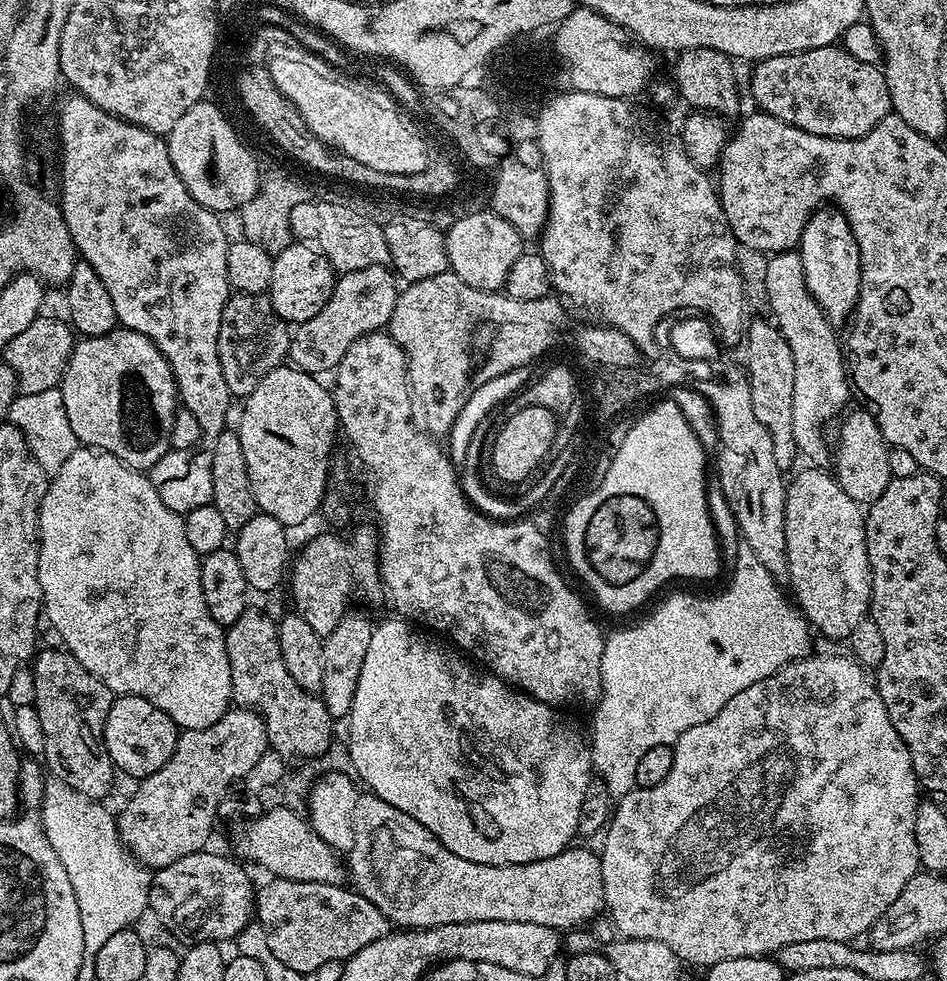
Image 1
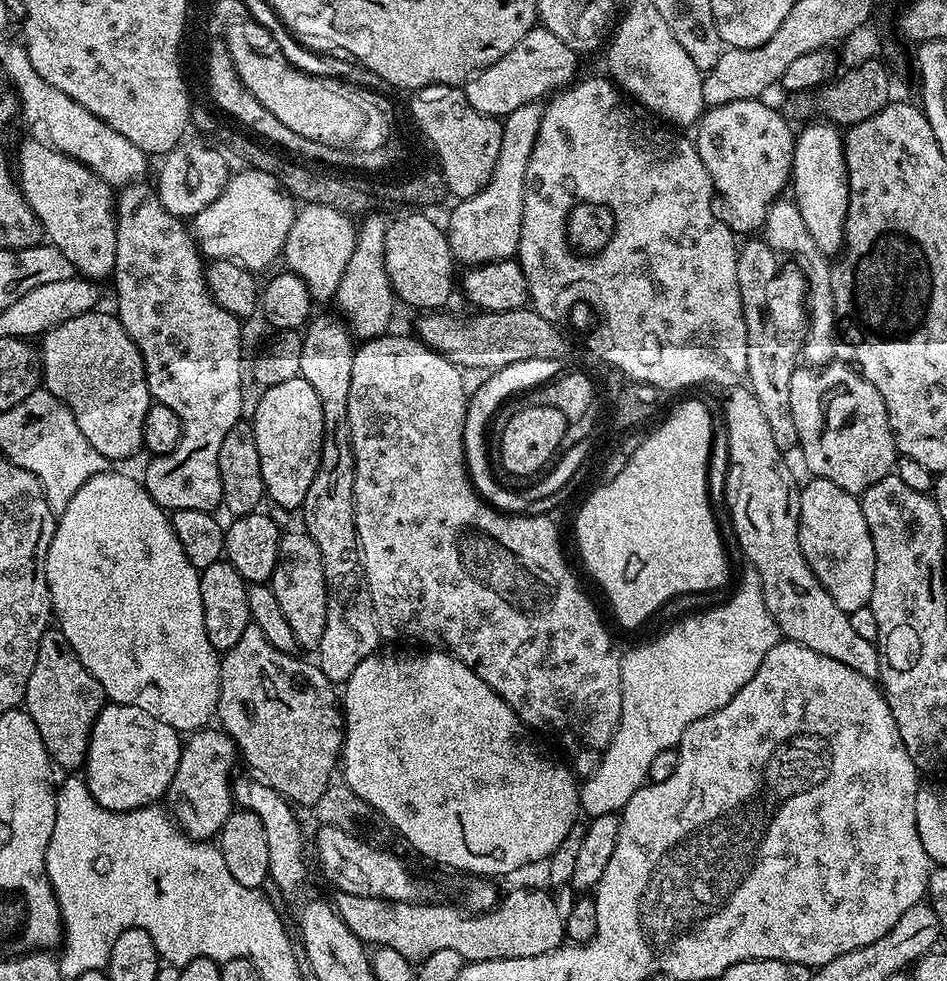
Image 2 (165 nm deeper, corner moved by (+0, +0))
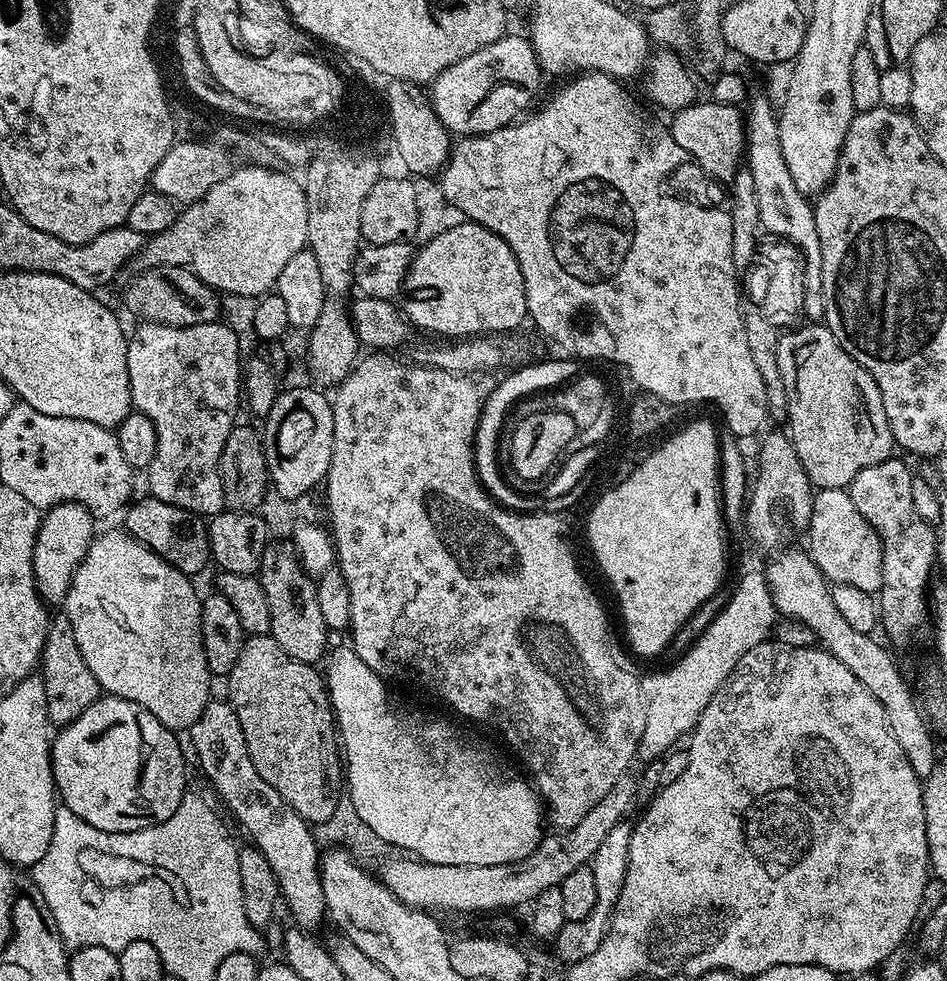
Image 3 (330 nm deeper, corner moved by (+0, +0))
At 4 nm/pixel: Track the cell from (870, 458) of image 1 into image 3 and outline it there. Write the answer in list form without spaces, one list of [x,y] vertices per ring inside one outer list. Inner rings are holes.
[[[820,322],[805,323],[805,328],[801,326],[793,327],[791,330],[781,336],[778,346],[776,347],[776,357],[778,358],[778,370],[782,374],[782,382],[786,386],[786,398],[788,399],[788,419],[786,421],[786,432],[792,439],[794,450],[797,451],[799,462],[802,464],[803,470],[809,476],[809,482],[817,489],[821,488],[842,488],[847,489],[848,483],[856,474],[866,470],[866,466],[878,466],[878,462],[889,459],[894,452],[894,441],[890,434],[890,422],[886,422],[886,410],[882,410],[882,394],[878,390],[878,386],[874,382],[874,378],[865,368],[858,362],[854,362],[854,358],[850,358],[850,354],[846,354],[846,350],[842,350],[842,346],[838,342],[838,338],[834,338],[832,331]]]

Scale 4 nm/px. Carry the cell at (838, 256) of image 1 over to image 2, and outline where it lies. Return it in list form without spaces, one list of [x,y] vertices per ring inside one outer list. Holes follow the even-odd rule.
[[[831,122],[816,123],[820,124],[808,124],[801,132],[799,129],[795,133],[790,192],[793,192],[791,195],[798,206],[798,214],[802,214],[802,222],[806,222],[806,230],[810,230],[810,238],[814,238],[814,243],[818,245],[818,250],[822,250],[824,256],[832,258],[845,247],[848,171],[844,161],[841,129]]]

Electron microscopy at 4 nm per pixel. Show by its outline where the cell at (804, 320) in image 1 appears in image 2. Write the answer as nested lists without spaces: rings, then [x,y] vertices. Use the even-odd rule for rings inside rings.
[[[777,198],[768,207],[762,229],[762,239],[781,257],[796,256],[794,264],[799,275],[804,278],[808,314],[808,330],[804,334],[802,360],[805,365],[822,368],[831,365],[836,360],[836,315],[834,314],[830,260],[822,254],[822,250],[818,250],[814,238],[810,238],[810,230],[806,230],[806,222],[802,222],[802,214],[798,214],[798,206],[795,202],[791,199],[784,199]]]

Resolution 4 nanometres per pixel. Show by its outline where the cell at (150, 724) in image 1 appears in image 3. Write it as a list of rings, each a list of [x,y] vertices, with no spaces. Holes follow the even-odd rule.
[[[101,695],[74,722],[63,725],[52,740],[52,777],[56,783],[58,800],[82,822],[98,826],[107,832],[137,832],[166,822],[178,810],[186,794],[184,788],[184,752],[176,741],[177,733],[166,727],[150,710],[138,702]]]

